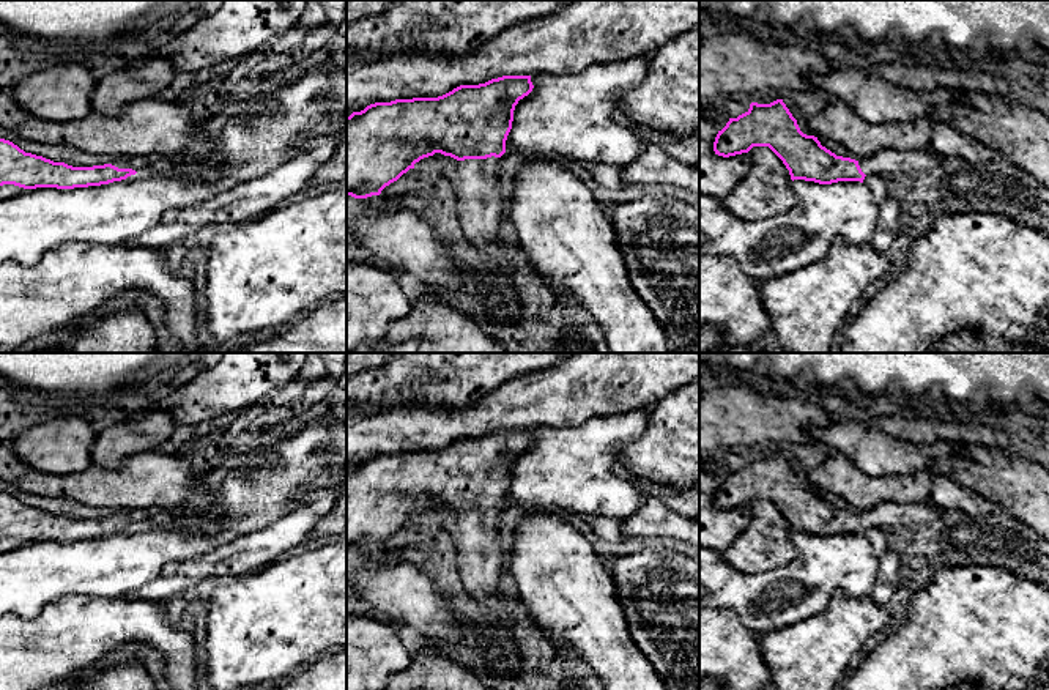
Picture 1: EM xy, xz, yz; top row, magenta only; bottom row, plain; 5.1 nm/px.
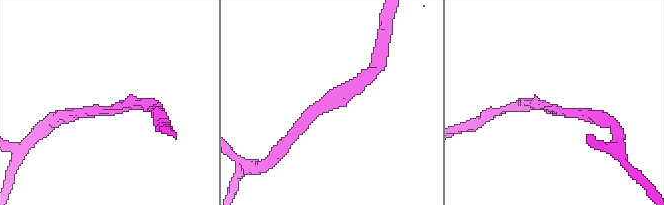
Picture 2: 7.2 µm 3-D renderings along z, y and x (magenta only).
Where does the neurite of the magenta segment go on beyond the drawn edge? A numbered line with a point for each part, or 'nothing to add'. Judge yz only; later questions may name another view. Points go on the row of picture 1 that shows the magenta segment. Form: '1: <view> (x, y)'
1: yz (887, 161)

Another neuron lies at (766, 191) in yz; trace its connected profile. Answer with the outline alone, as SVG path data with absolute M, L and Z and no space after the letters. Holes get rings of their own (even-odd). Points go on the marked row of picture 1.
M753 147L750 170L721 202L734 216L759 221L789 211L795 195L789 170L769 147Z

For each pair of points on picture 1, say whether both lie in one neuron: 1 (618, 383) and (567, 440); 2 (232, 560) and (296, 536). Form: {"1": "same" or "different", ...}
{"1": "different", "2": "same"}

